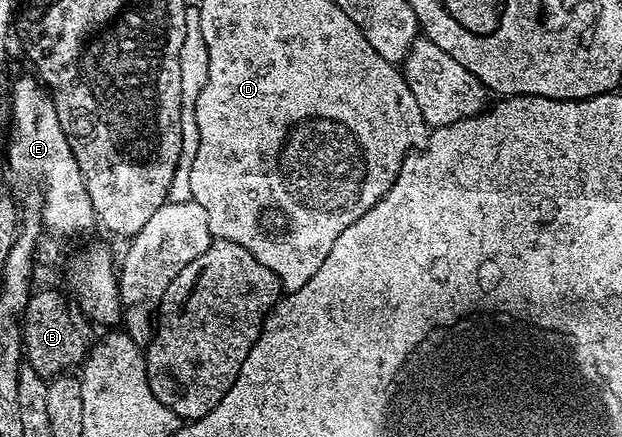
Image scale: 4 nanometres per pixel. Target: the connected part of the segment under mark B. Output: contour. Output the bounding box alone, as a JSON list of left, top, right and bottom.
[22,287,88,379]

